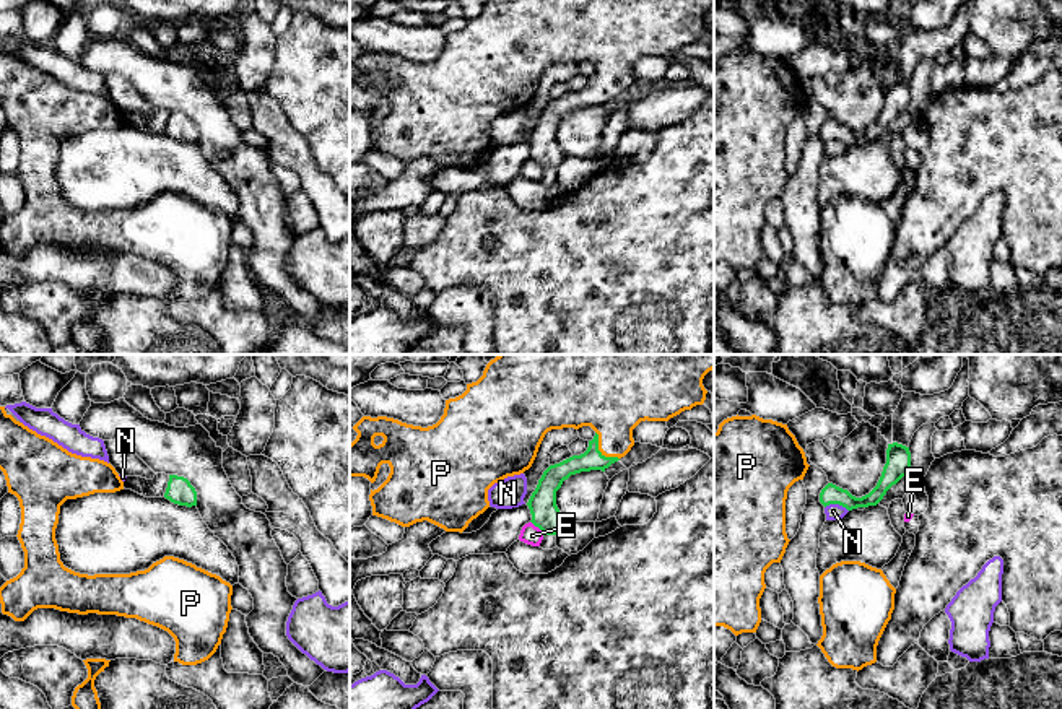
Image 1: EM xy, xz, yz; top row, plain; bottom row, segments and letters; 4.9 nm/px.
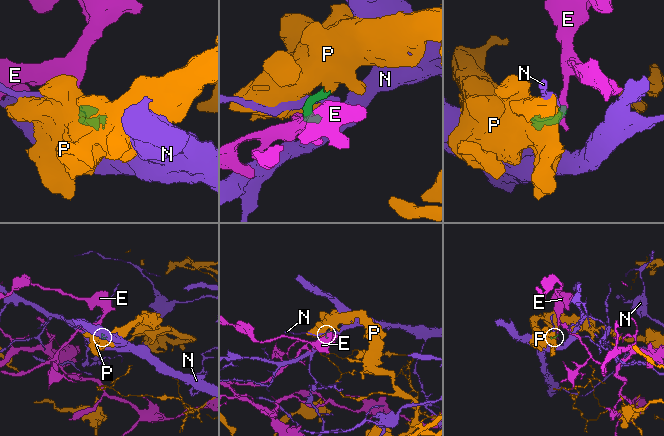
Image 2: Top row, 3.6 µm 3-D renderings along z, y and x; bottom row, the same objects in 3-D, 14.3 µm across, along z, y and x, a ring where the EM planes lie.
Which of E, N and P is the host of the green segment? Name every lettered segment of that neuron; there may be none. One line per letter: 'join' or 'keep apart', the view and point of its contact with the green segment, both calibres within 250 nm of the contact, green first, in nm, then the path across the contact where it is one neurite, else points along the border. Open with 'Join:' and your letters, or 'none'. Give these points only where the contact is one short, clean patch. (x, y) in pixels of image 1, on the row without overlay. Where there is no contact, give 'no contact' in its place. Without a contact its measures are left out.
Join: P
E: keep apart; meets green in xz at (539, 163); 140 nm thick on the green side, 100 nm on the other; border along xz (530, 156), (544, 171)
N: keep apart; meets green in yz at (836, 139); 100 nm thick on the green side, 80 nm on the other; border along yz (825, 142), (841, 140), (848, 147)
P: join; meets green in xz at (599, 86); 110 nm thick on the green side, 320 nm on the other; runs through xz (592, 95), (599, 86), (612, 73), (612, 38)

